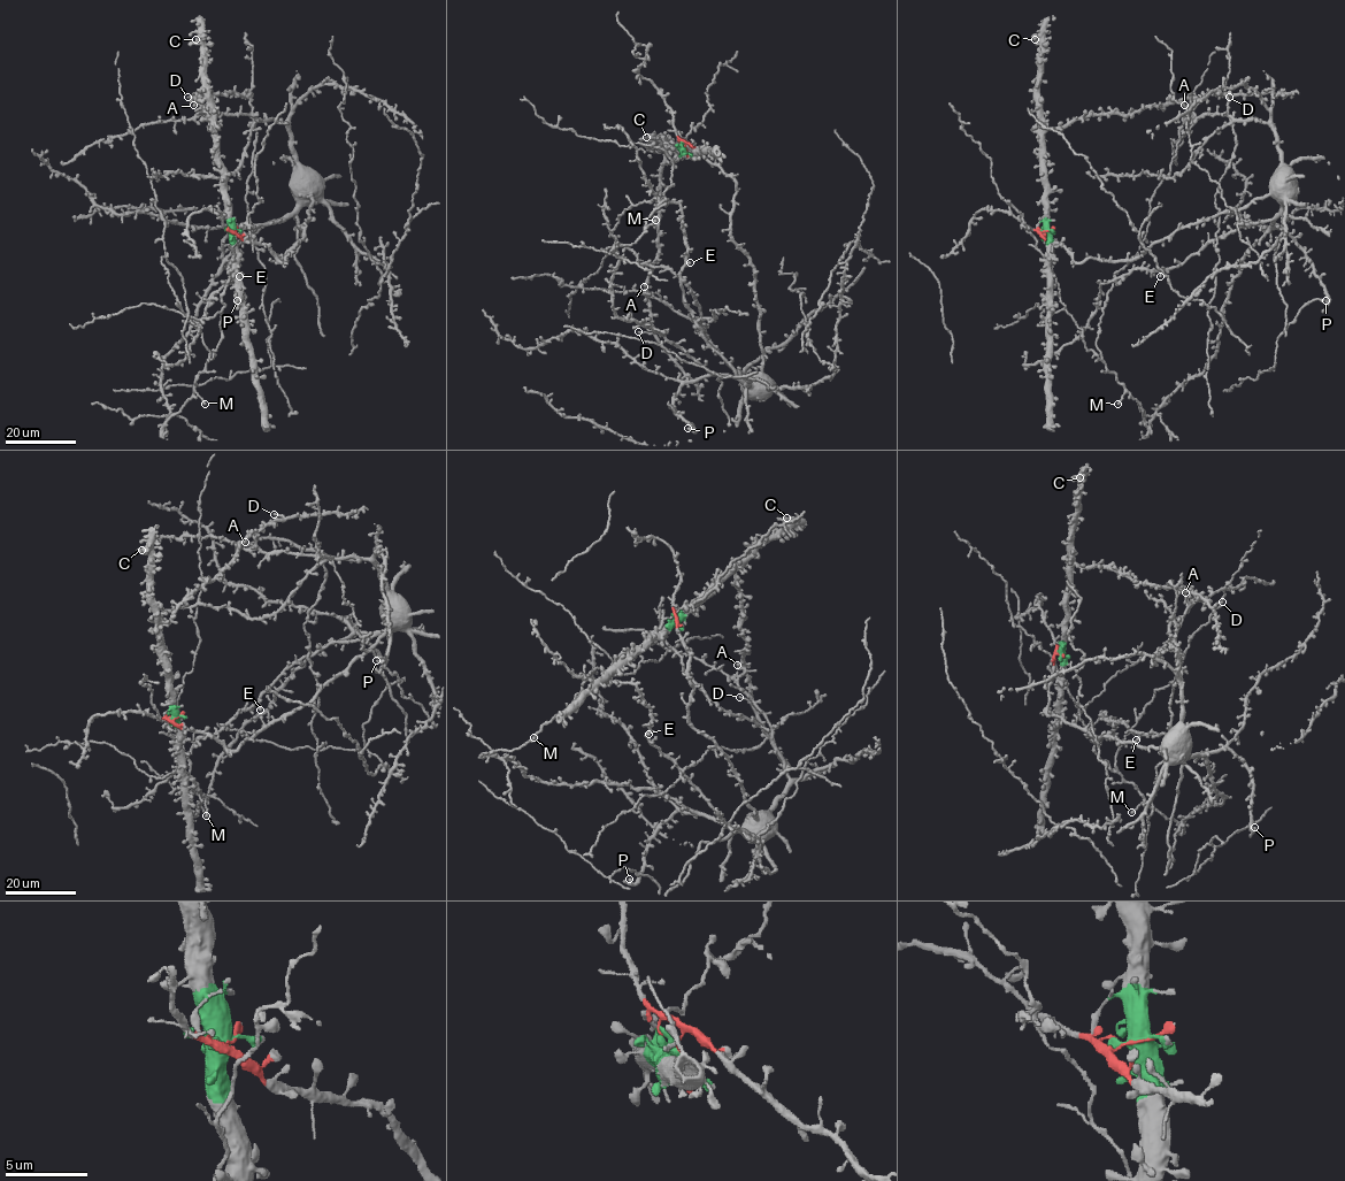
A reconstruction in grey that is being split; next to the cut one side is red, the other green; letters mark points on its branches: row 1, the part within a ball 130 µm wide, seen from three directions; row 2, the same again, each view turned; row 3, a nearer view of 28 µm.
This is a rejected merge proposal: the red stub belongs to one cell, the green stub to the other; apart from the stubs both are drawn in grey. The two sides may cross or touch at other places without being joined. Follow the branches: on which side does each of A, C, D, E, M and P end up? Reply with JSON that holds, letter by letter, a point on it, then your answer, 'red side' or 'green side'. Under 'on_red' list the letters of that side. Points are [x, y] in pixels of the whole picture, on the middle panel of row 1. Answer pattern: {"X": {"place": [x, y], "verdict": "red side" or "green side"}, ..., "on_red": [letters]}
{"A": {"place": [644, 286], "verdict": "green side"}, "C": {"place": [646, 137], "verdict": "green side"}, "D": {"place": [638, 331], "verdict": "green side"}, "E": {"place": [690, 262], "verdict": "red side"}, "M": {"place": [655, 220], "verdict": "green side"}, "P": {"place": [688, 428], "verdict": "red side"}, "on_red": ["E", "P"]}

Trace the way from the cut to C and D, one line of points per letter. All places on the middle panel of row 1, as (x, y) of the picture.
C: (684, 145), (673, 147), (670, 143), (653, 143), (646, 137)
D: (684, 145), (665, 148), (658, 253), (647, 288), (653, 331), (638, 331)

